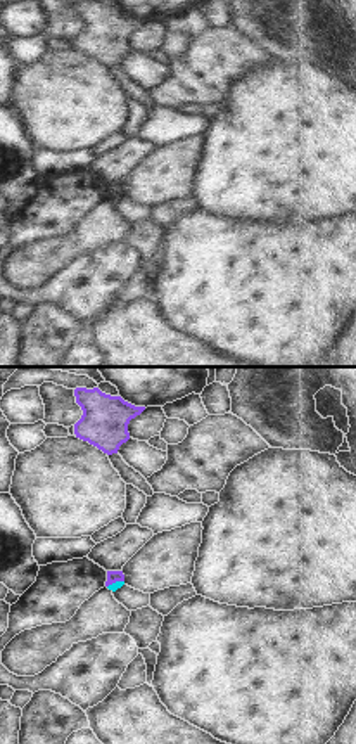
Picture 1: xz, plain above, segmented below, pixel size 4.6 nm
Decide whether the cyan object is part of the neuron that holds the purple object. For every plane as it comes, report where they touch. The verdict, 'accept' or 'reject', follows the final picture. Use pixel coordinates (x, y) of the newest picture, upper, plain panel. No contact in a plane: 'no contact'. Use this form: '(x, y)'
(114, 194)

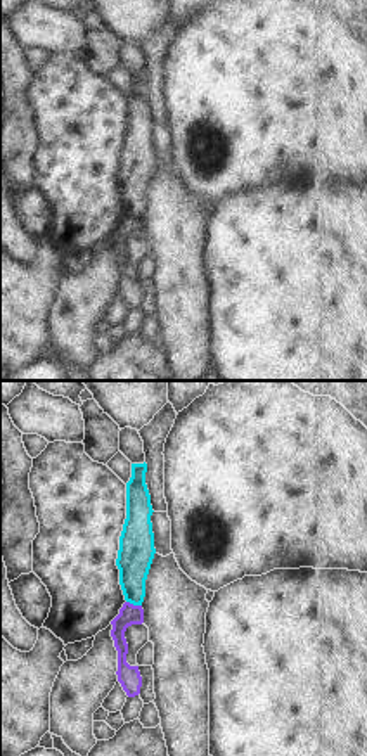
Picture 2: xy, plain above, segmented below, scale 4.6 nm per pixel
(132, 217)

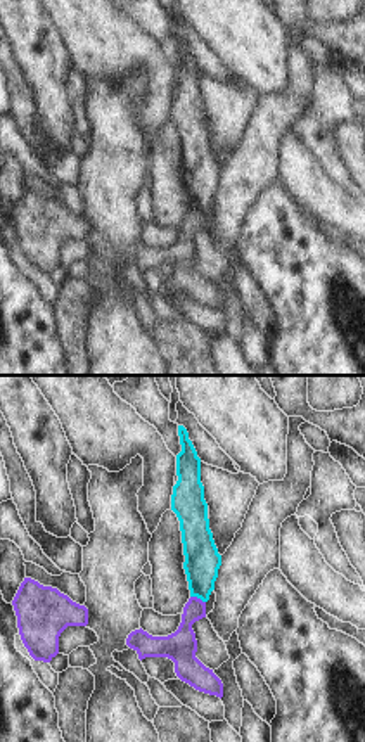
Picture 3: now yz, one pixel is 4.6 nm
(196, 210)

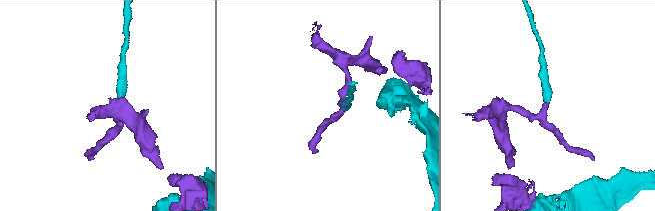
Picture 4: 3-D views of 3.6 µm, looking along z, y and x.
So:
reject

